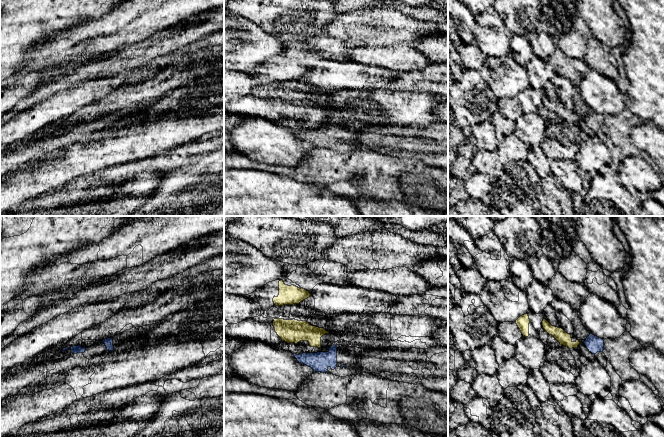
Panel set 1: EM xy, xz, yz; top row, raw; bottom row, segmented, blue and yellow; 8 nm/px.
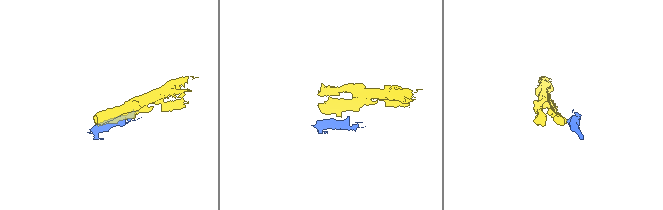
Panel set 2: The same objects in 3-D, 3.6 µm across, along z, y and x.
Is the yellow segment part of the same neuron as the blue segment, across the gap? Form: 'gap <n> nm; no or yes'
gap 40 nm; no

